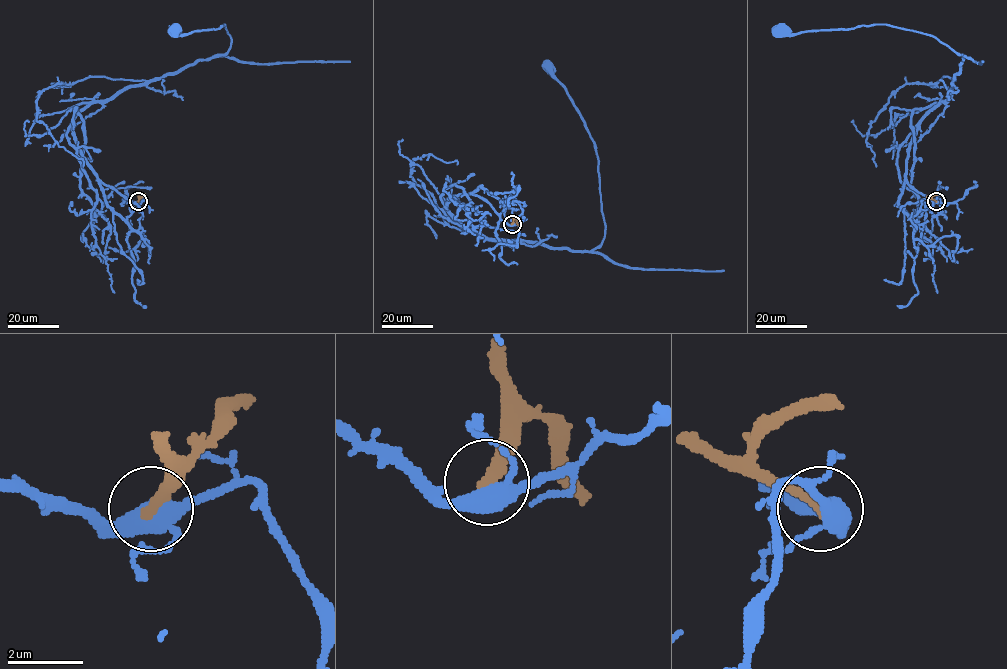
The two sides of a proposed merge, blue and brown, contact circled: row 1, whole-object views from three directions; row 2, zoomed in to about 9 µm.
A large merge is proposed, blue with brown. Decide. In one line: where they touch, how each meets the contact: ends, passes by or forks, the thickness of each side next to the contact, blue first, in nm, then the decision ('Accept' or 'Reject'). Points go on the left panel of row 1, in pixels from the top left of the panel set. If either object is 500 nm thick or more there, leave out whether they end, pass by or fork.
Place: (138, 201). At the ring blue forks. At the ring brown ends. Thickness 400 nm (blue) against 280 nm. Reject

